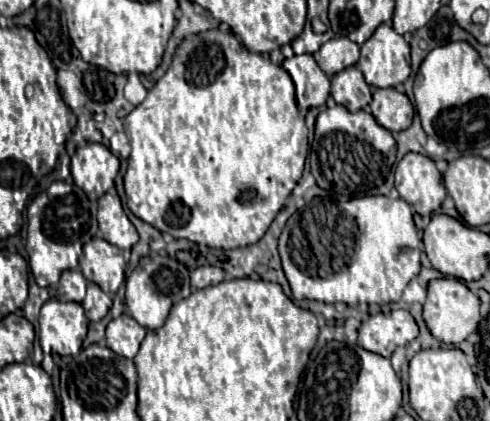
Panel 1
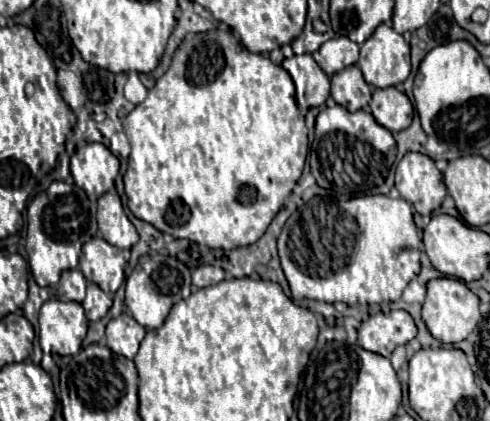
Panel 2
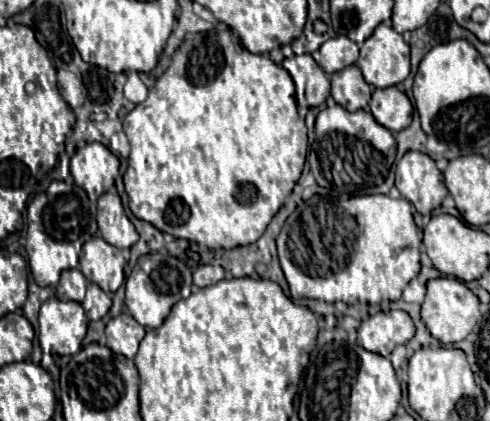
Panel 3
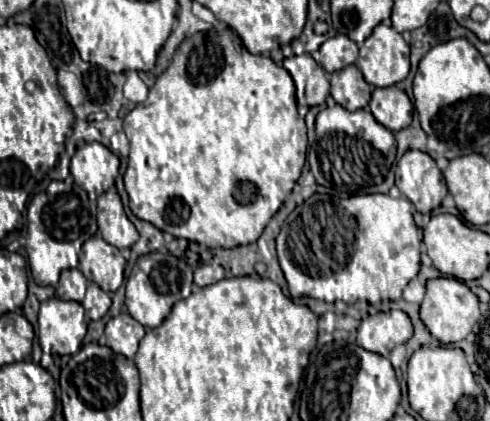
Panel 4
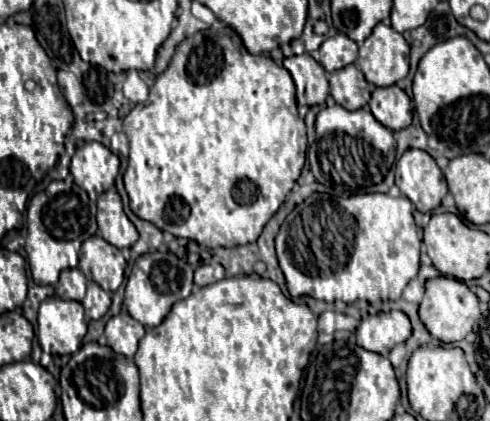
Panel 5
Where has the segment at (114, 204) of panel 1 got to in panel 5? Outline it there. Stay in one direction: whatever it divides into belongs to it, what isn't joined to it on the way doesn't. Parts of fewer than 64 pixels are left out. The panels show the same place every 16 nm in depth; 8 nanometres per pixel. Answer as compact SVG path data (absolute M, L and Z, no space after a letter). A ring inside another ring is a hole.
M108 190L98 196L98 230L104 240L116 248L130 248L138 240L134 224L124 214L122 200L116 190Z

